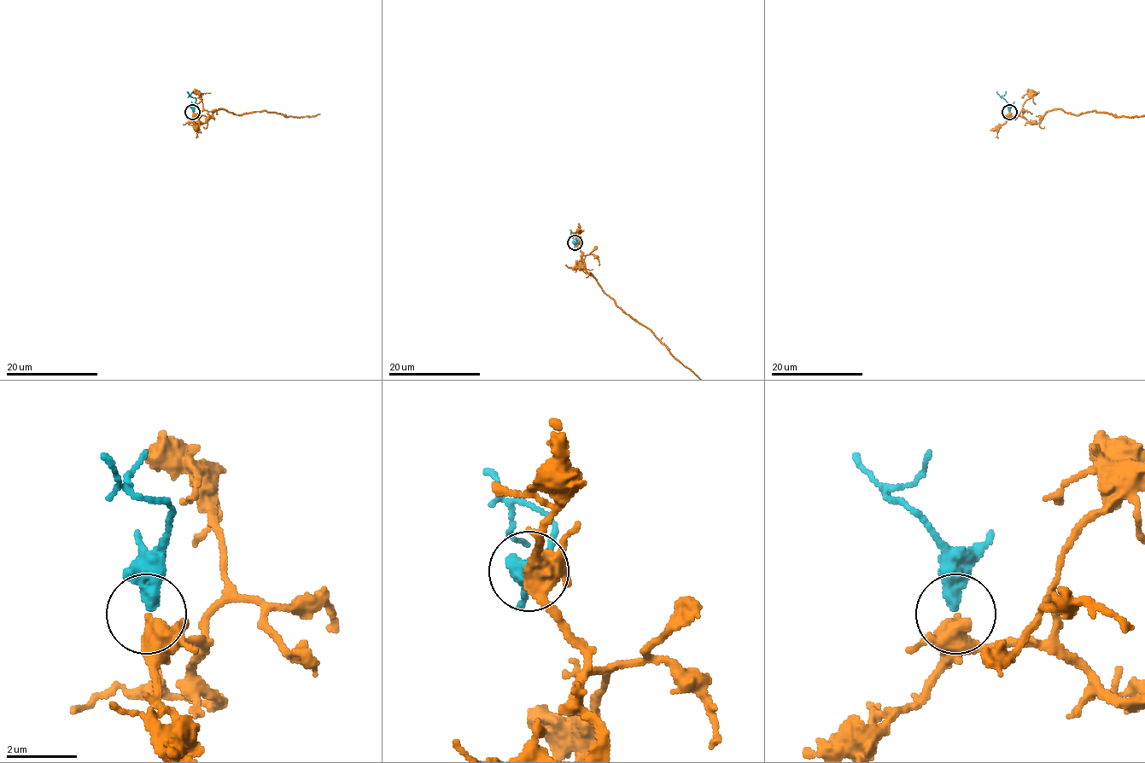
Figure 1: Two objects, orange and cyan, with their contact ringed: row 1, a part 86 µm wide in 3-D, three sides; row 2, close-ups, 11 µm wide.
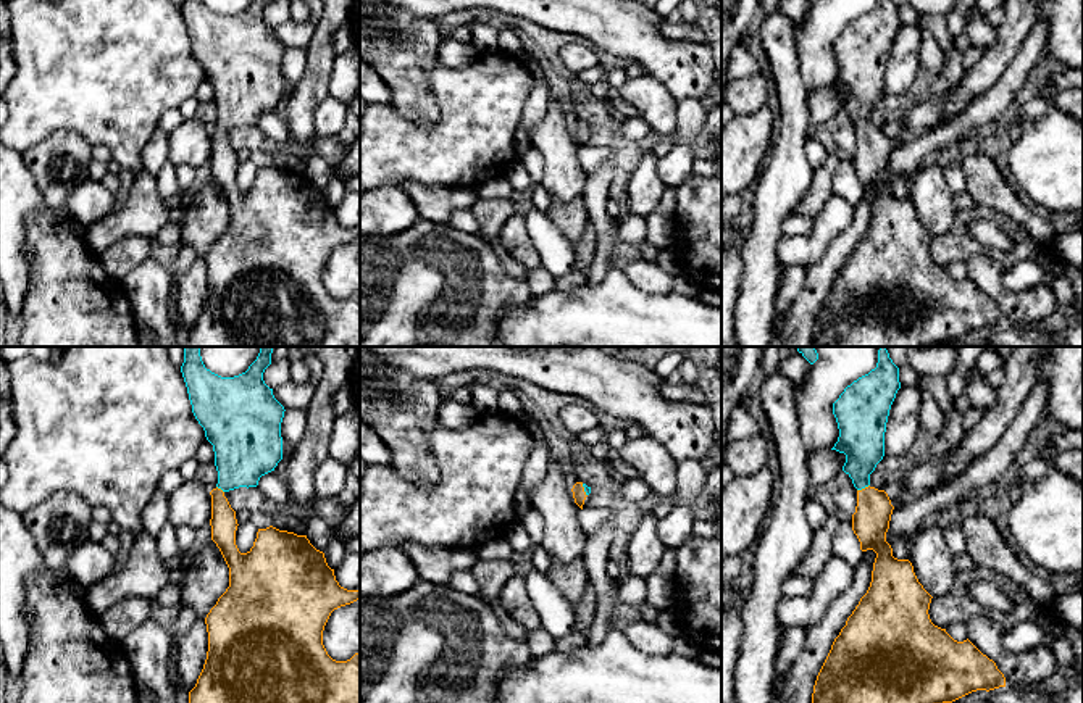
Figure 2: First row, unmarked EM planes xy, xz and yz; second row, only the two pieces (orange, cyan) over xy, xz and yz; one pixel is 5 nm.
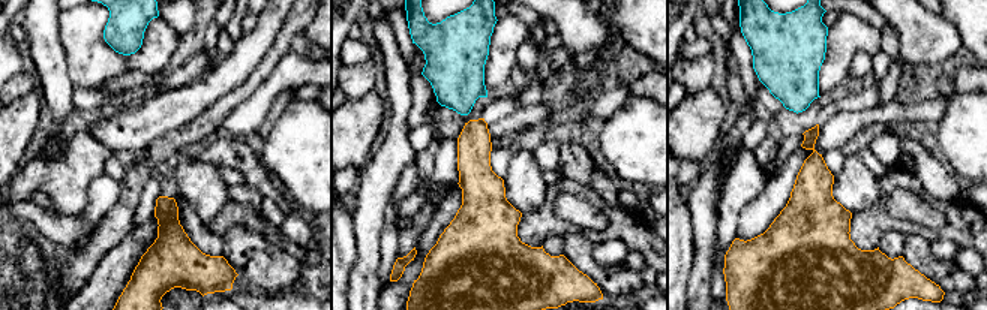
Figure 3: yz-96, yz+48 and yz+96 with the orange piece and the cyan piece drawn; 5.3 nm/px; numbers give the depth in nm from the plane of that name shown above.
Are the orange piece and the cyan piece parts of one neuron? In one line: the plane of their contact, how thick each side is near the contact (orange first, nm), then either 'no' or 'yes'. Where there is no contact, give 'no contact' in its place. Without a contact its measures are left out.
yz | 190/220 nm | yes

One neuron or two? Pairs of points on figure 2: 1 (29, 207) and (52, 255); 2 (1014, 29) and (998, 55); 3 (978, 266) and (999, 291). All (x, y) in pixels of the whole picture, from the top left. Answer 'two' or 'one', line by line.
1: two
2: one
3: one

